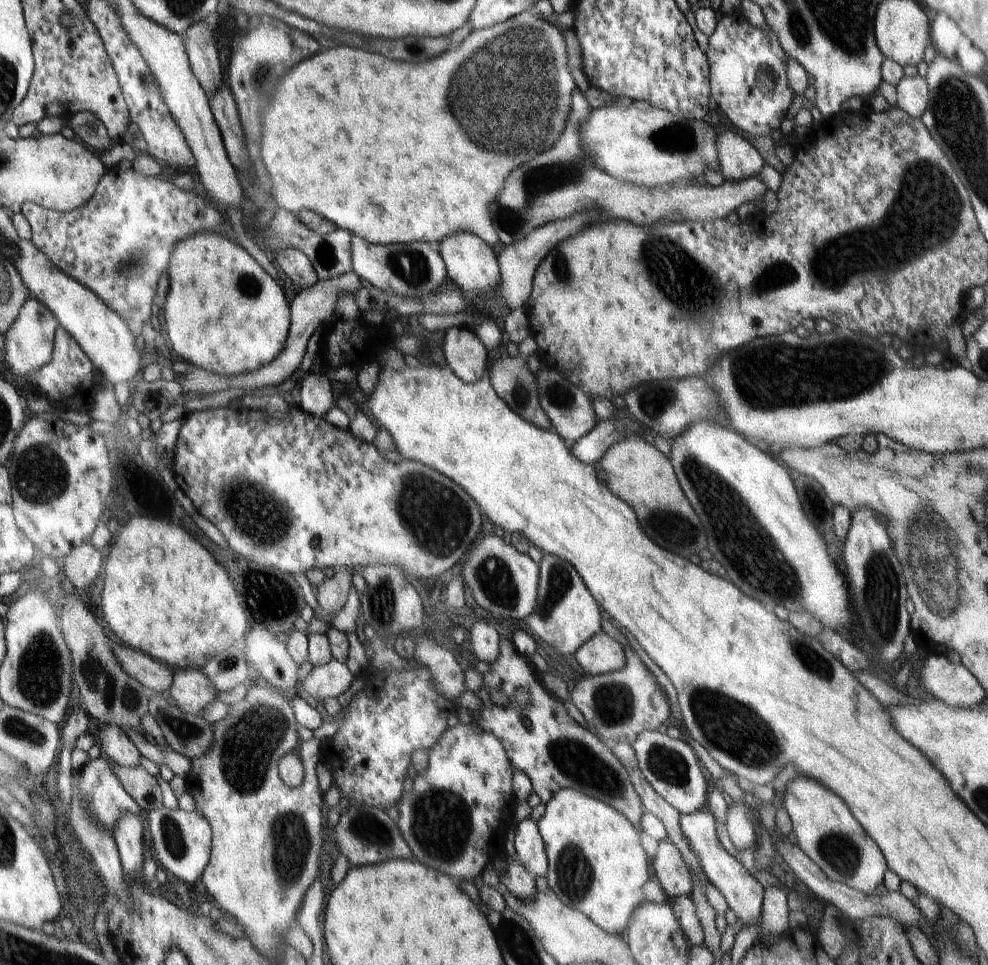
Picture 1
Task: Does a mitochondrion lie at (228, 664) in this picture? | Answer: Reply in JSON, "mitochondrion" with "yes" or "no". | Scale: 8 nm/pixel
{"mitochondrion":"yes"}

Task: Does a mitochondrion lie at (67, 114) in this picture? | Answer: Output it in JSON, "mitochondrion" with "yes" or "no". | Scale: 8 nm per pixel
{"mitochondrion":"no"}

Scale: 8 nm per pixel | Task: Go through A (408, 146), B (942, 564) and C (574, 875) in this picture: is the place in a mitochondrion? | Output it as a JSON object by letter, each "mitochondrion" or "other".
{"A":"other","B":"mitochondrion","C":"mitochondrion"}

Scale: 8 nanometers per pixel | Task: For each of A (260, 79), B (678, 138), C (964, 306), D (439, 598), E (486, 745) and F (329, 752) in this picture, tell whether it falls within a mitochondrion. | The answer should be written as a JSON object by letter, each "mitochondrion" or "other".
{"A":"mitochondrion","B":"mitochondrion","C":"other","D":"other","E":"other","F":"other"}

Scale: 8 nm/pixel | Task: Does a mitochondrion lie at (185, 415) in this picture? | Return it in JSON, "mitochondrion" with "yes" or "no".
{"mitochondrion":"no"}

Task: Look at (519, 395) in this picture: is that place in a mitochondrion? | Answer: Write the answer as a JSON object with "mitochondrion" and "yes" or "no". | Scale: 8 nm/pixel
{"mitochondrion":"yes"}

